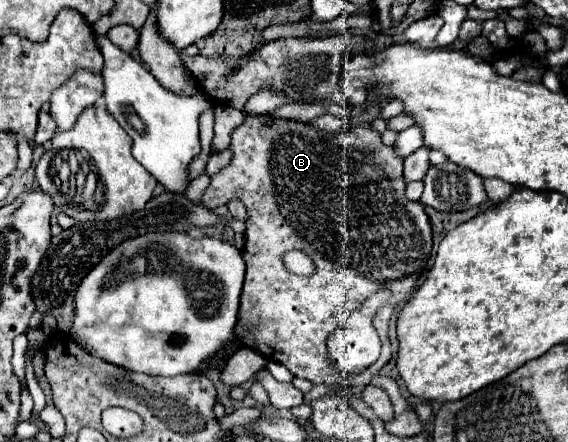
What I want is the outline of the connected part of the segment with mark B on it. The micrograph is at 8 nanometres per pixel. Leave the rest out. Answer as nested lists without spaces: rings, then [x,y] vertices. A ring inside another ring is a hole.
[[[246,110],[242,112],[244,122],[230,134],[232,160],[226,168],[212,176],[212,182],[202,196],[202,204],[212,210],[228,204],[230,200],[242,200],[248,208],[246,244],[242,250],[246,262],[246,280],[240,300],[236,336],[268,360],[284,364],[298,378],[306,378],[312,384],[340,384],[350,394],[360,396],[360,388],[370,384],[370,378],[392,356],[388,322],[398,300],[406,296],[416,282],[406,282],[404,288],[392,288],[394,298],[376,316],[382,354],[370,366],[370,374],[364,374],[364,380],[348,380],[336,370],[336,366],[330,364],[326,340],[362,304],[364,296],[372,294],[376,288],[390,288],[390,282],[384,280],[404,278],[426,268],[432,250],[430,218],[420,202],[406,198],[402,158],[396,156],[394,146],[386,146],[382,142],[380,132],[376,132],[370,124],[356,124],[344,132],[322,132],[306,122],[286,118],[268,120],[266,114],[250,116]],[[288,250],[308,254],[316,266],[316,272],[310,276],[288,272],[282,262],[282,256]]]

